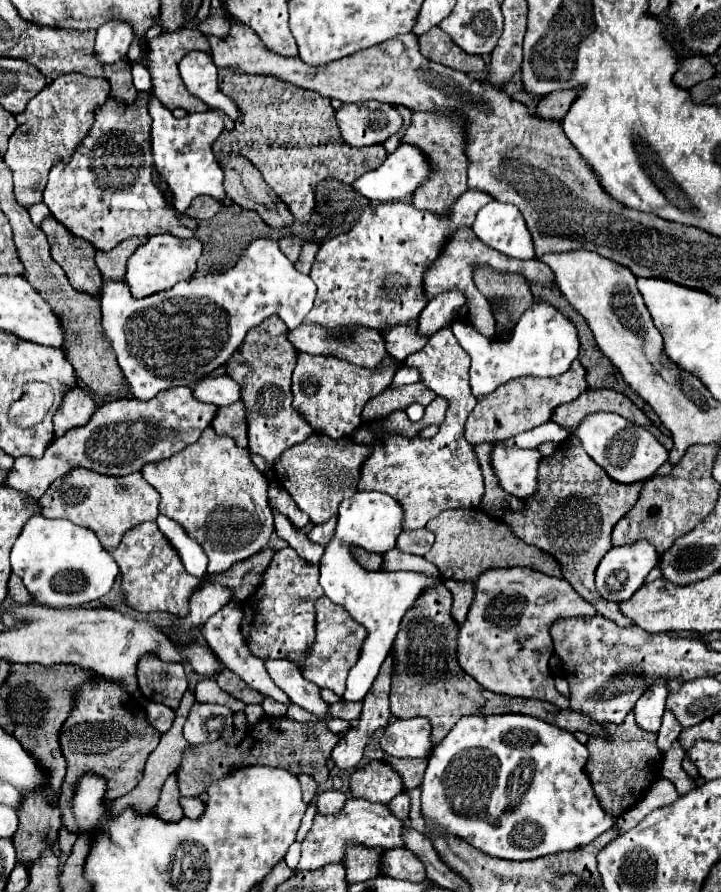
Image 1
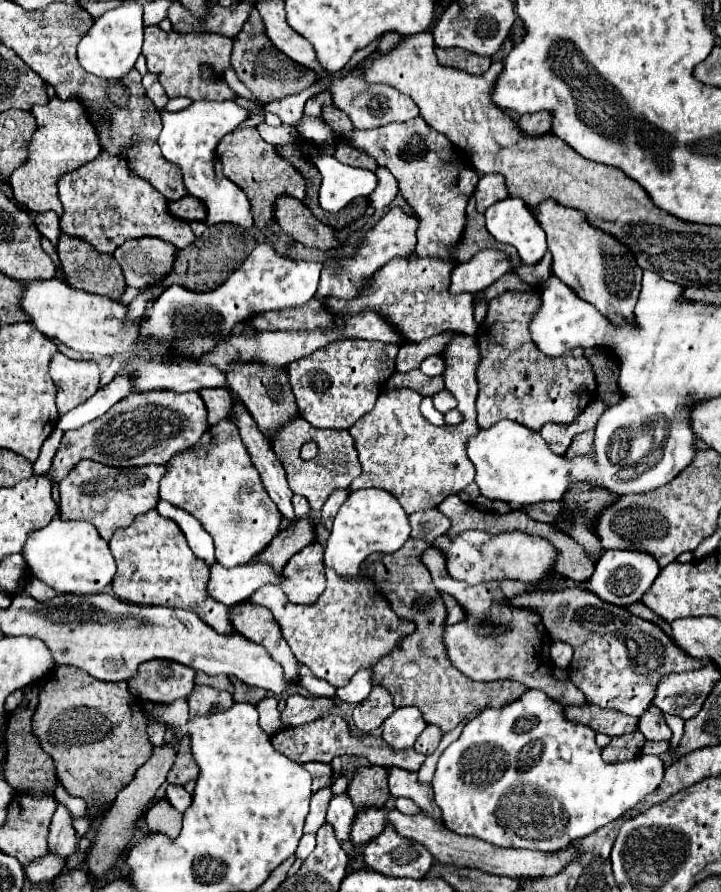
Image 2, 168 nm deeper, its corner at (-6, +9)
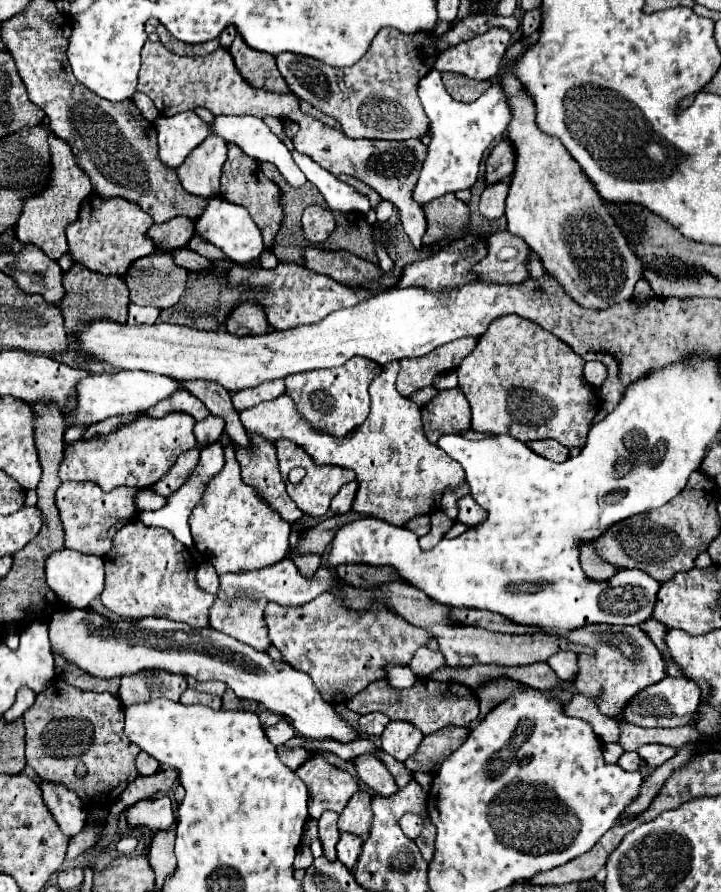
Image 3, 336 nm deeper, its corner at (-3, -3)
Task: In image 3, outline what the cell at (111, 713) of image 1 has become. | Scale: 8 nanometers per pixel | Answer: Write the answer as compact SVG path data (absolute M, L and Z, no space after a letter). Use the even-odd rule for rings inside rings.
M55 680L45 692L37 694L35 704L23 714L23 720L27 766L31 766L41 780L73 790L83 804L107 808L127 784L139 776L135 756L141 748L125 736L123 704L109 692L83 692L65 680ZM77 764L85 764L85 776L75 774Z

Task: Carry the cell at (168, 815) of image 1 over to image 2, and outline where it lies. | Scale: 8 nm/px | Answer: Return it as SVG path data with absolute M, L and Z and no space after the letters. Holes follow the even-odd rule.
M164 798L158 804L154 804L152 808L148 808L148 812L144 814L144 818L146 818L150 834L162 832L162 834L166 834L172 840L180 834L182 814L178 810L170 808L170 804L166 804Z

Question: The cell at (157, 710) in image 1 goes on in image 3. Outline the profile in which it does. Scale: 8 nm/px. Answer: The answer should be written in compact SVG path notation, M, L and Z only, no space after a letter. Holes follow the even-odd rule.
M139 752L137 754L137 770L141 776L155 774L159 770L159 762L153 756L149 756L147 752Z

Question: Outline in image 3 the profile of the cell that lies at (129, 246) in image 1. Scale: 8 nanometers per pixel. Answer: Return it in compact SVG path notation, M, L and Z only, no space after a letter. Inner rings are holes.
M155 252L151 256L143 256L143 258L135 260L135 264L131 264L131 268L127 268L123 280L125 280L127 288L129 288L129 300L133 304L169 308L169 306L177 304L179 296L185 290L187 270L177 266L167 252Z

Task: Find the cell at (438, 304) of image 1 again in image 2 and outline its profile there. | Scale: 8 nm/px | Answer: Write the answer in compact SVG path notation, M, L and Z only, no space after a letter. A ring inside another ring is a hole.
M486 248L476 252L474 260L458 264L452 272L452 282L450 282L450 292L452 294L462 294L470 292L476 294L478 290L488 288L490 282L496 282L500 276L510 272L510 256L504 254L502 250Z

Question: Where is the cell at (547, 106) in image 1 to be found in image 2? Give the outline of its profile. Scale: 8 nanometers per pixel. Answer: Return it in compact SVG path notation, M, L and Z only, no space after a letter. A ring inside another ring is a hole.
M548 112L522 114L516 120L516 124L524 136L544 136L550 130L550 114Z

